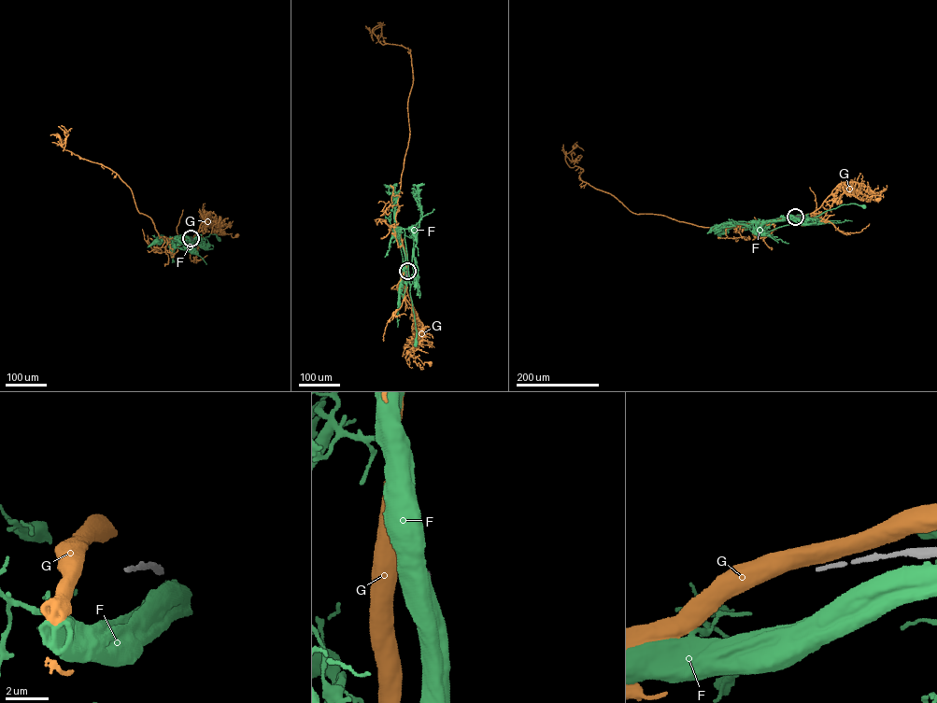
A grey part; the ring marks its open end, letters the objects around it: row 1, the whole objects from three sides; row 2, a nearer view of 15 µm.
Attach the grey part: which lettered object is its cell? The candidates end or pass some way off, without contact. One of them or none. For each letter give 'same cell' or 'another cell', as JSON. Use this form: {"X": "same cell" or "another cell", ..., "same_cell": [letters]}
{"F": "another cell", "G": "another cell", "same_cell": []}

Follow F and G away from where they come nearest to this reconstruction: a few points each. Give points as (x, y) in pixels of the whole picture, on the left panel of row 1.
F: (191, 239), (201, 242), (211, 233), (219, 239)
G: (190, 238), (196, 233), (209, 211), (211, 227), (233, 237), (237, 235)

